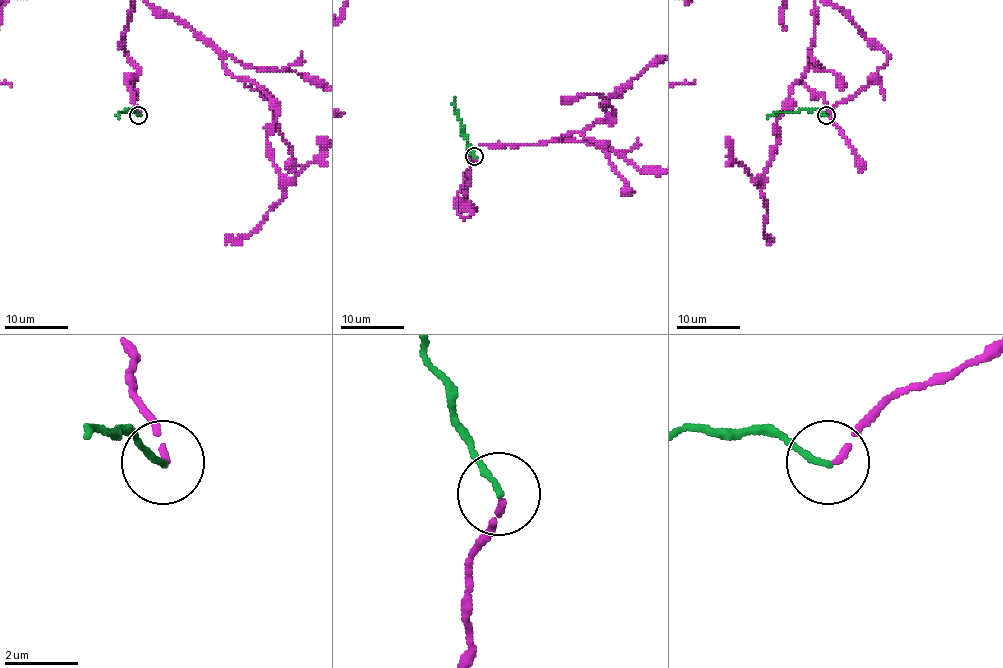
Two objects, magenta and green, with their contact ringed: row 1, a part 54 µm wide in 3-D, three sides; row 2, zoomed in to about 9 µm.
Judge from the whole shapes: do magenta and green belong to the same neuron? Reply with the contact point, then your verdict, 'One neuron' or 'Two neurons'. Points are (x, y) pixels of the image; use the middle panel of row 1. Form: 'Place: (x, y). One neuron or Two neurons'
Place: (474, 156). One neuron

